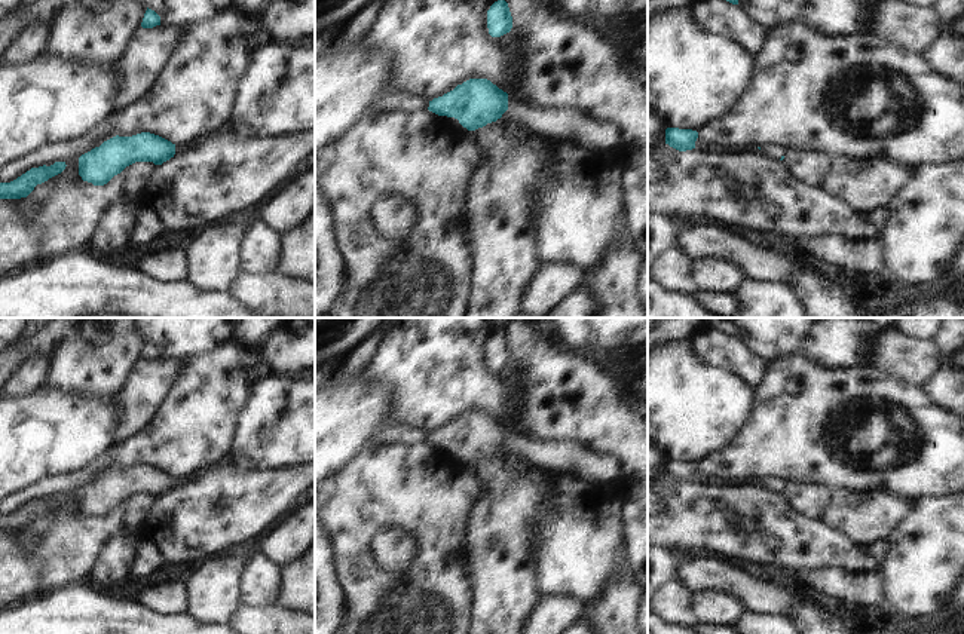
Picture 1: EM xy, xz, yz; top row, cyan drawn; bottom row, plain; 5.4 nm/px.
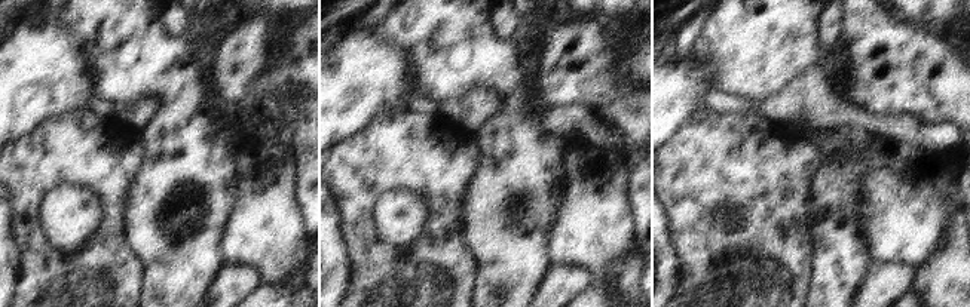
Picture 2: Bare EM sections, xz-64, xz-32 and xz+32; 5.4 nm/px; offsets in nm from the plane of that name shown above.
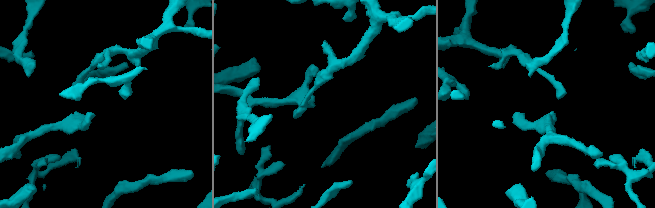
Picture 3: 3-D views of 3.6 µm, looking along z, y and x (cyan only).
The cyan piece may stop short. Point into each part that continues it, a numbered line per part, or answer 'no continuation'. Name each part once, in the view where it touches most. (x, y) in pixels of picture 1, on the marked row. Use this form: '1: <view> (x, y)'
1: xz (569, 123).

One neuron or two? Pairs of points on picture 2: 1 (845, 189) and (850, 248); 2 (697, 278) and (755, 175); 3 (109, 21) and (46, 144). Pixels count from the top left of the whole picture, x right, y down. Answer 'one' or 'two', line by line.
1: one
2: one
3: two

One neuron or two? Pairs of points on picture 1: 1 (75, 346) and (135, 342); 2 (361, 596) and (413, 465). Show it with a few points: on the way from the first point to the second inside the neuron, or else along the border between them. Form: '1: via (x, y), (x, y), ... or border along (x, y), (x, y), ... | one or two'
1: via (89, 354), (121, 354) | one
2: via (361, 563), (361, 517), (380, 498) | one

